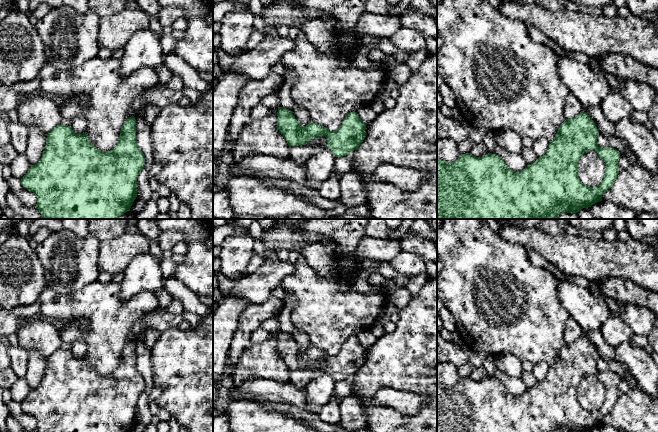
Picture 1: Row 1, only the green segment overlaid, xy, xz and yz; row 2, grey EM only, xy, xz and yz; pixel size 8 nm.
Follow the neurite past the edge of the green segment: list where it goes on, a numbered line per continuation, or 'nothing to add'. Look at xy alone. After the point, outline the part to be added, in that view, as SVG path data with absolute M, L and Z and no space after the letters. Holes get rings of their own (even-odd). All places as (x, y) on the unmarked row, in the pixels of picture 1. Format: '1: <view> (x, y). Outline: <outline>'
nothing to add

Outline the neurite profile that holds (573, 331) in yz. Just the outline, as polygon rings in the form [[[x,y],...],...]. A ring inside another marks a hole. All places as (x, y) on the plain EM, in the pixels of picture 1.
[[[569,317],[565,323],[564,339],[566,343],[571,343],[584,335],[584,330],[572,318]]]

